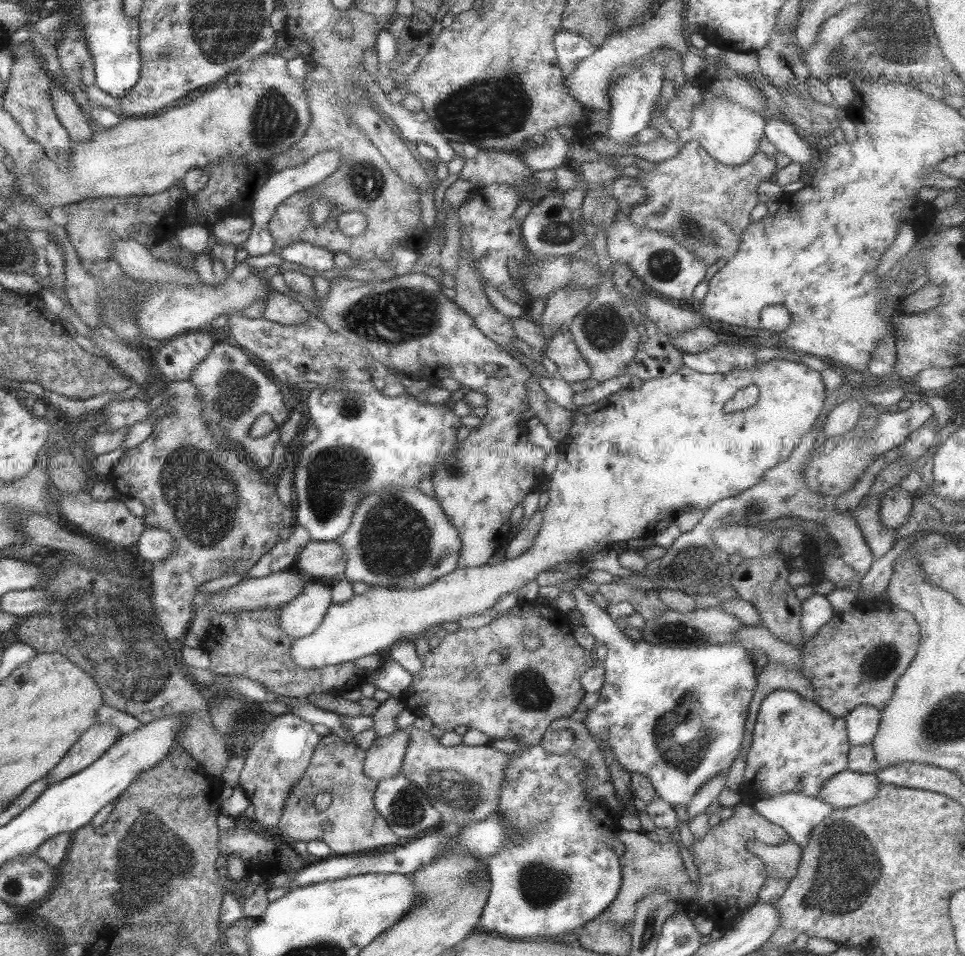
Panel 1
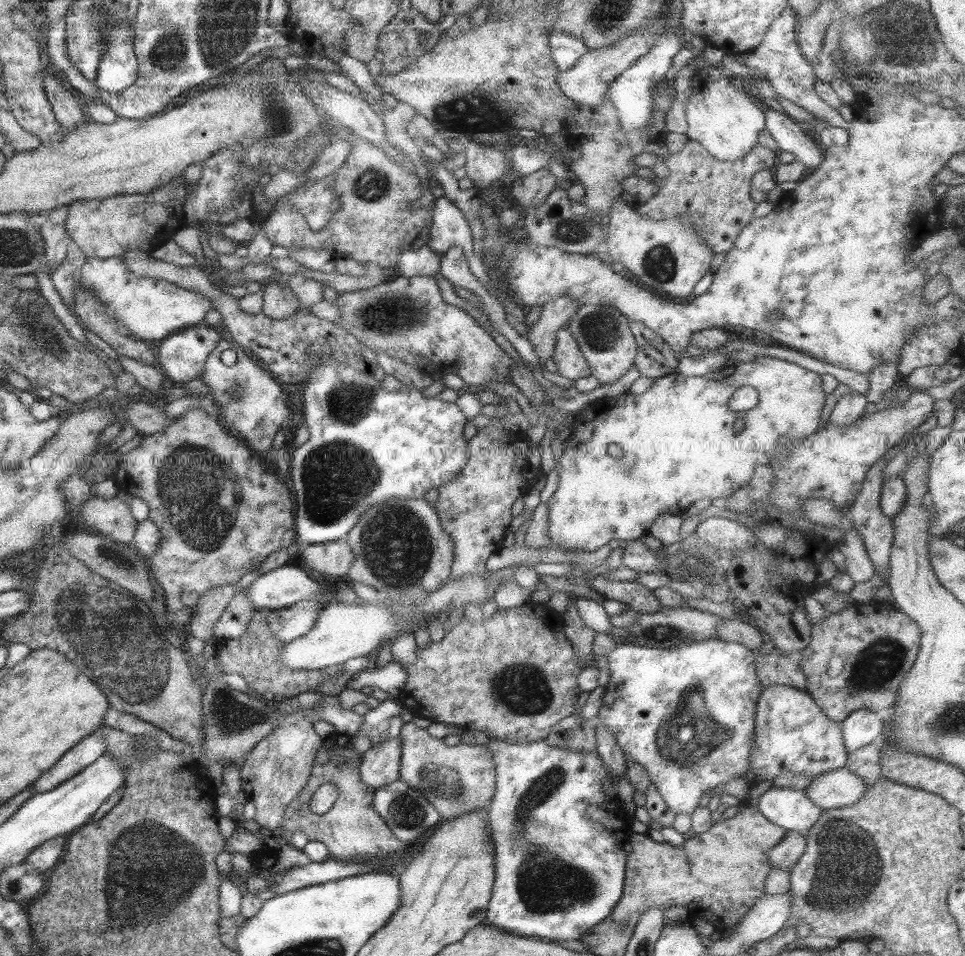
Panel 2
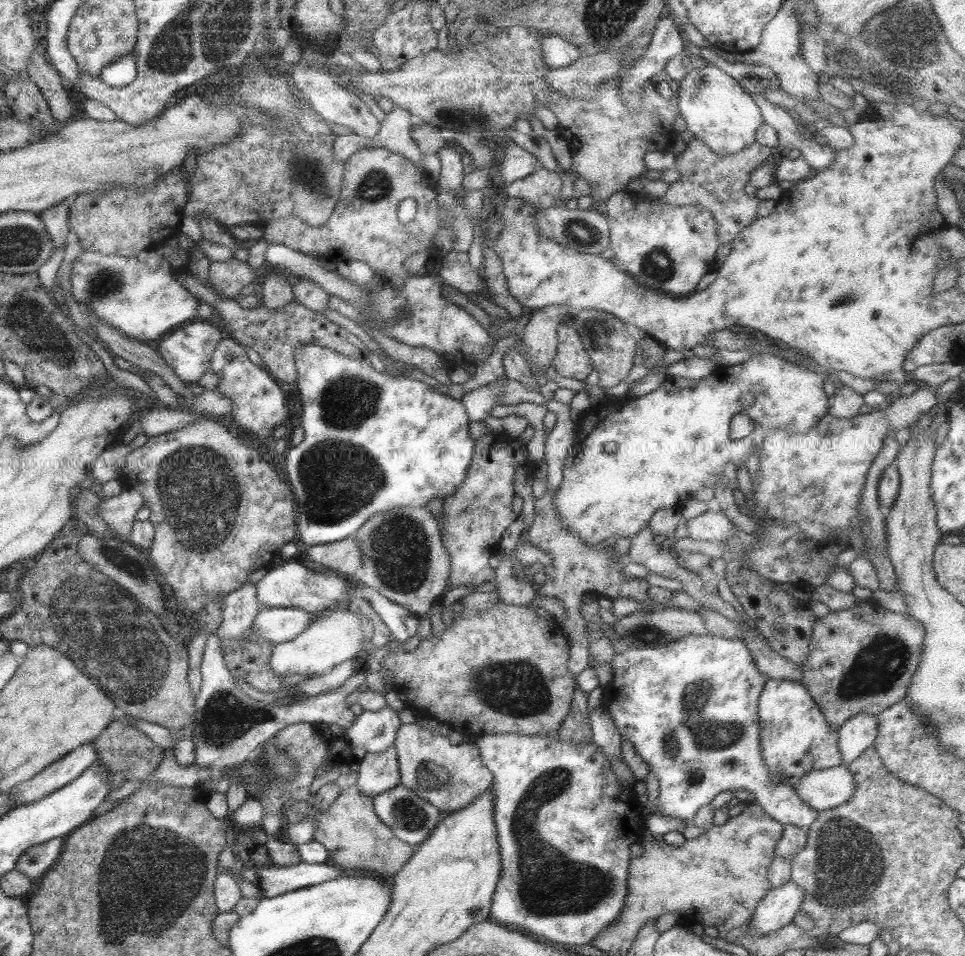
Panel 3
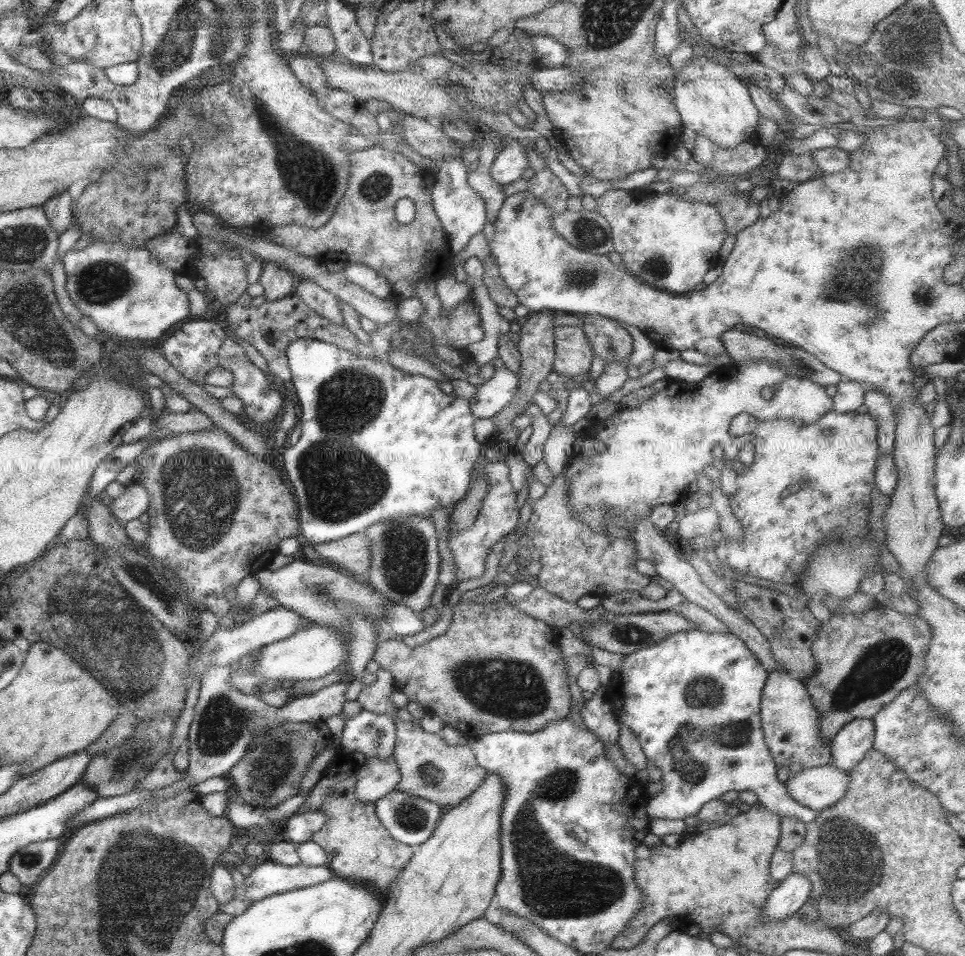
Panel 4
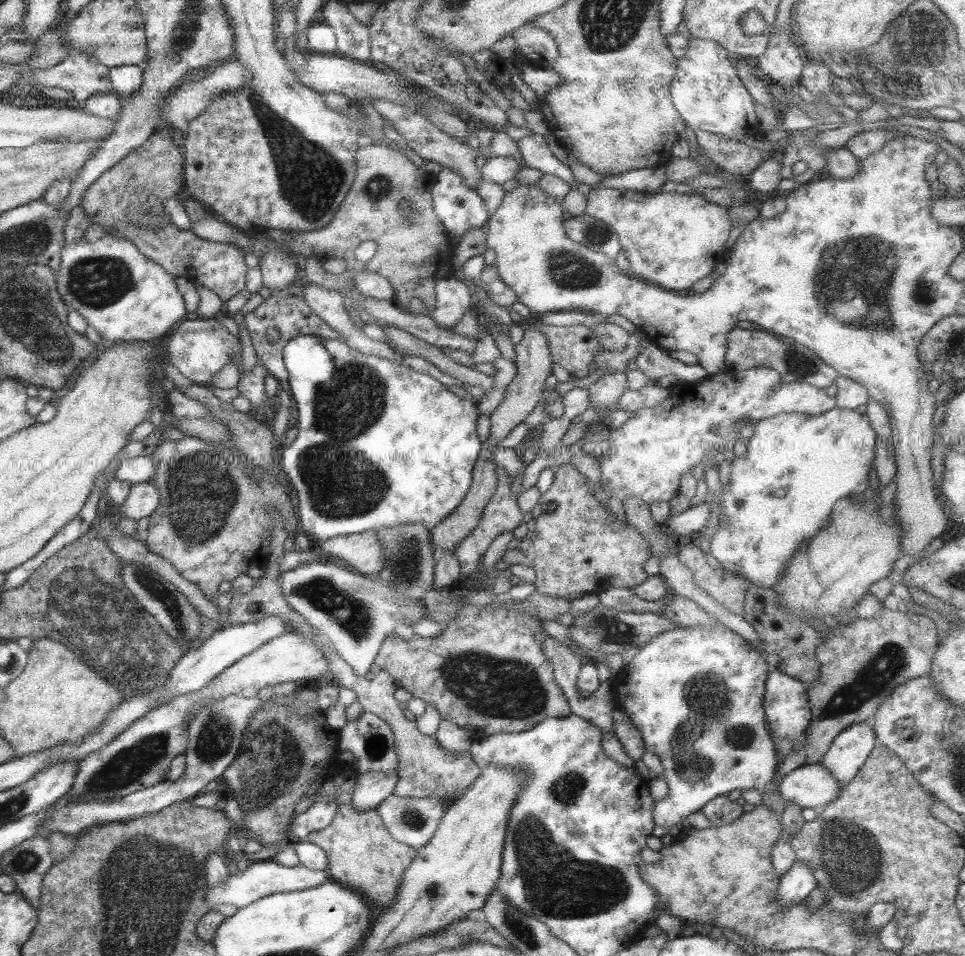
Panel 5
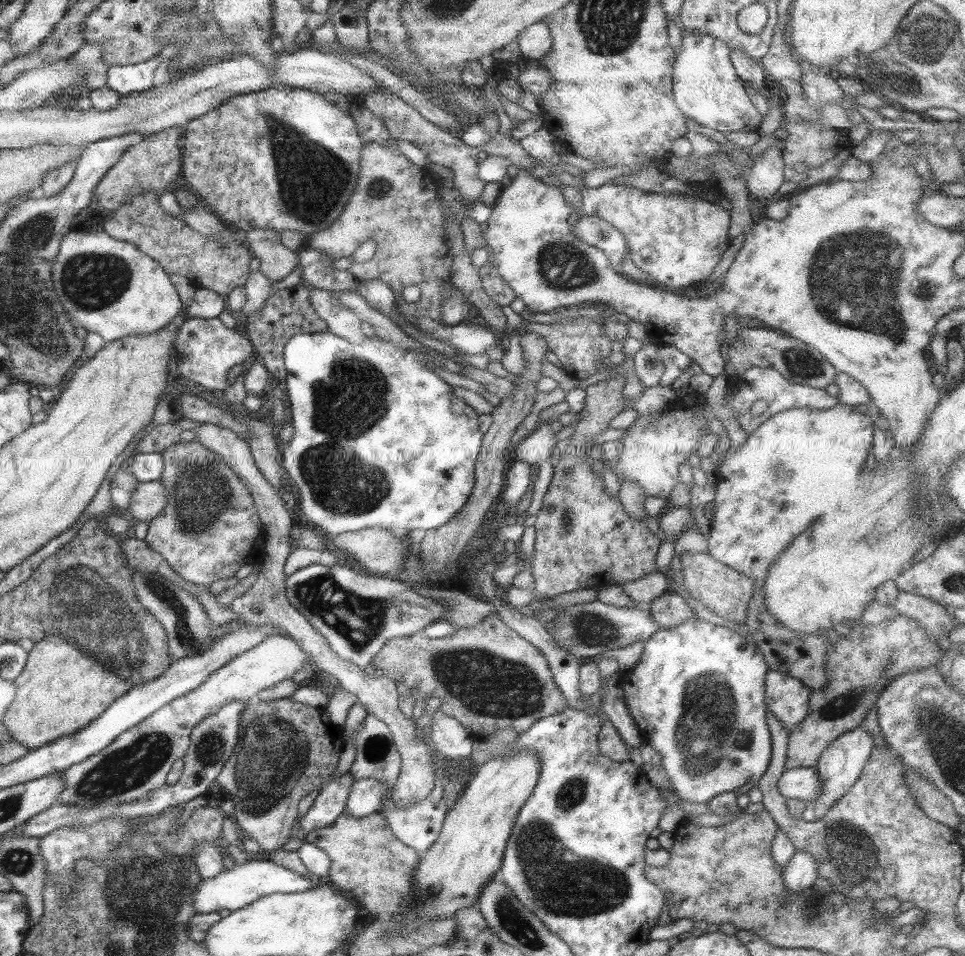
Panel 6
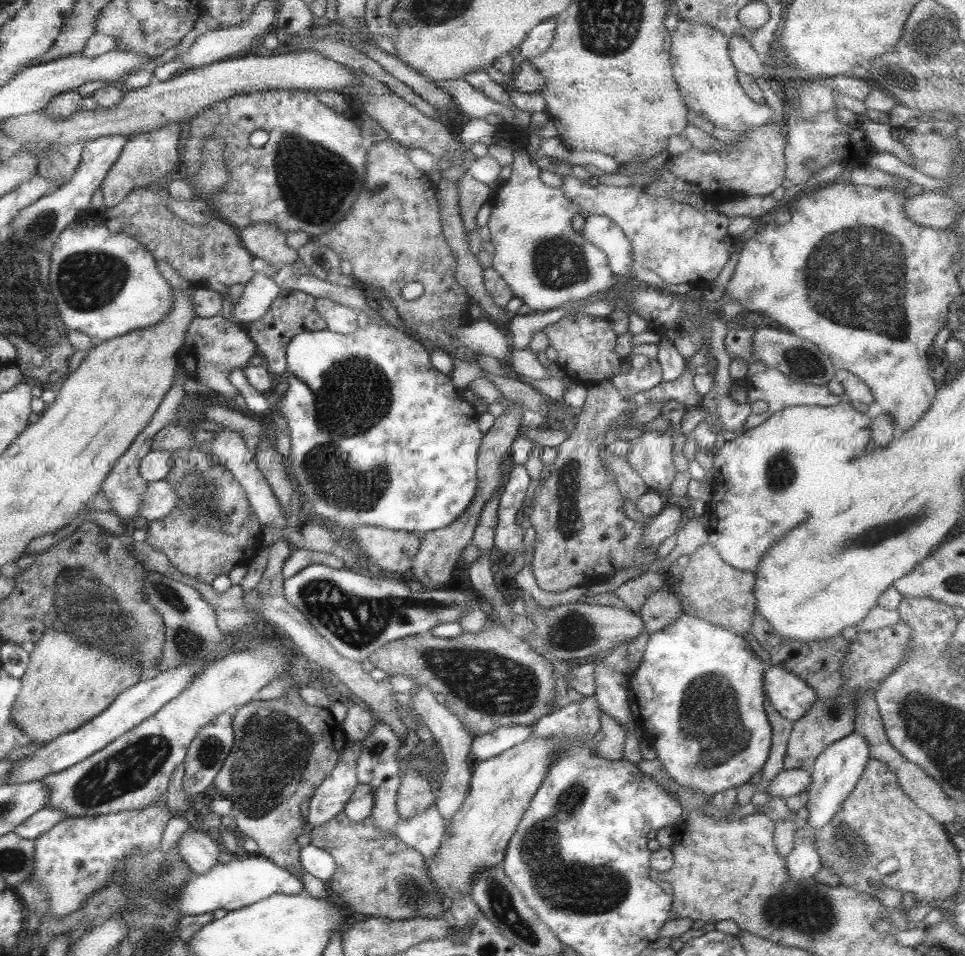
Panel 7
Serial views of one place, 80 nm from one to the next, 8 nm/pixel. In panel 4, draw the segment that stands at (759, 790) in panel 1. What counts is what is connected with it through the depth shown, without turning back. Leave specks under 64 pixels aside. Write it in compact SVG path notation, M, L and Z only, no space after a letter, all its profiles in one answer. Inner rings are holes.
M771 671L768 673L761 691L759 718L763 740L770 759L775 763L775 768L785 767L787 769L788 778L806 768L830 764L830 741L826 743L818 735L820 734L819 715L807 695L804 684L796 675L783 671Z

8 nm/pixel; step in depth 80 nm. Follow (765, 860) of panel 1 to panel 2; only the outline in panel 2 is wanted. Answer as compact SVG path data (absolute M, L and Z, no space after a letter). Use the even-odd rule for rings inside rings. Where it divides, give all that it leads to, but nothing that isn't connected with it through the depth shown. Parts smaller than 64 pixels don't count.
M786 832L785 836L766 852L770 868L780 868L789 872L805 848L805 839L796 832Z

